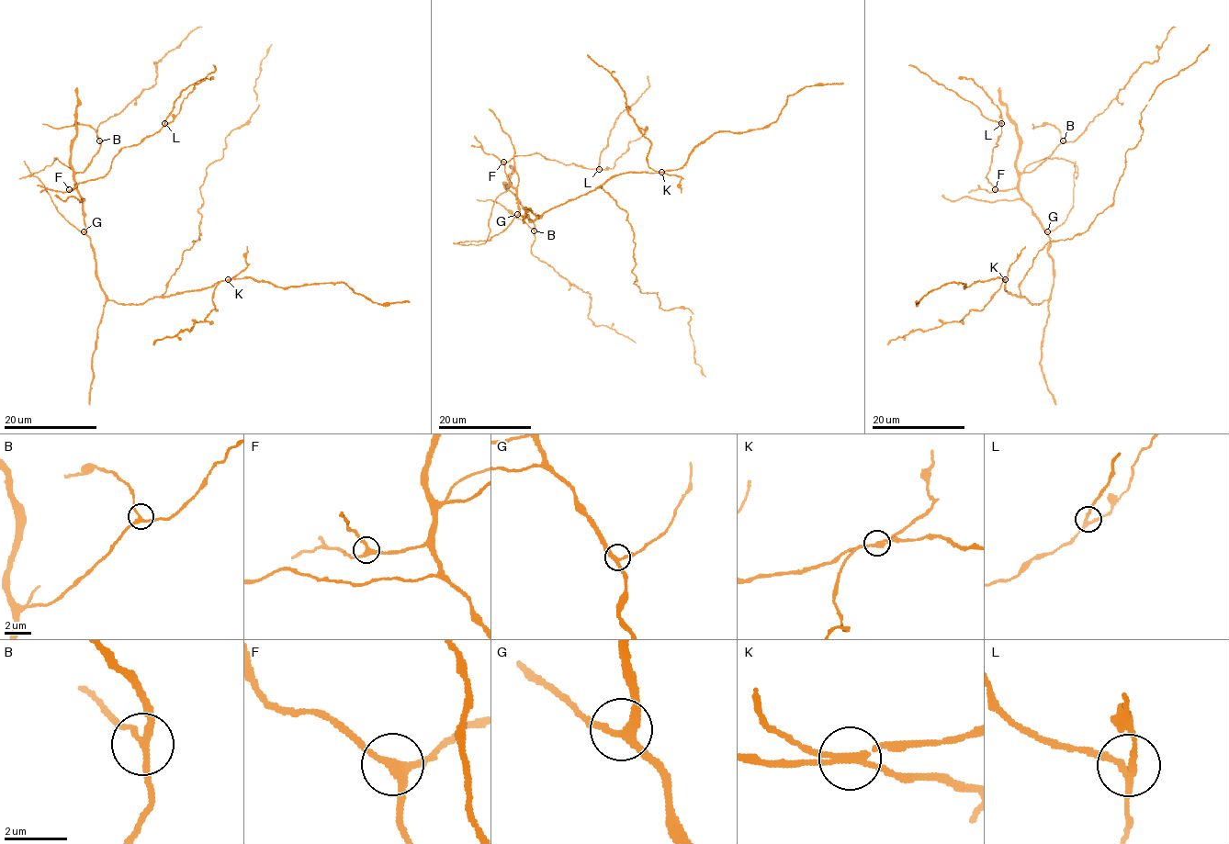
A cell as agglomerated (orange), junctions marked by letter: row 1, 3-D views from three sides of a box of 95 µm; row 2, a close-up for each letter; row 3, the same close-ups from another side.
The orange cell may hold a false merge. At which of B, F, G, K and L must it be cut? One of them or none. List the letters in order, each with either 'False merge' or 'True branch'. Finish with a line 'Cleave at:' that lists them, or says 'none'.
B: True branch
F: True branch
G: True branch
K: False merge
L: True branch
Cleave at: K

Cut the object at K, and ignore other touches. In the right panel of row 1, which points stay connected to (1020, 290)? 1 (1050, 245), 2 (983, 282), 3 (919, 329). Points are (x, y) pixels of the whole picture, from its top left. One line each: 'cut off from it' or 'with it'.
1: with it
2: with it
3: cut off from it

